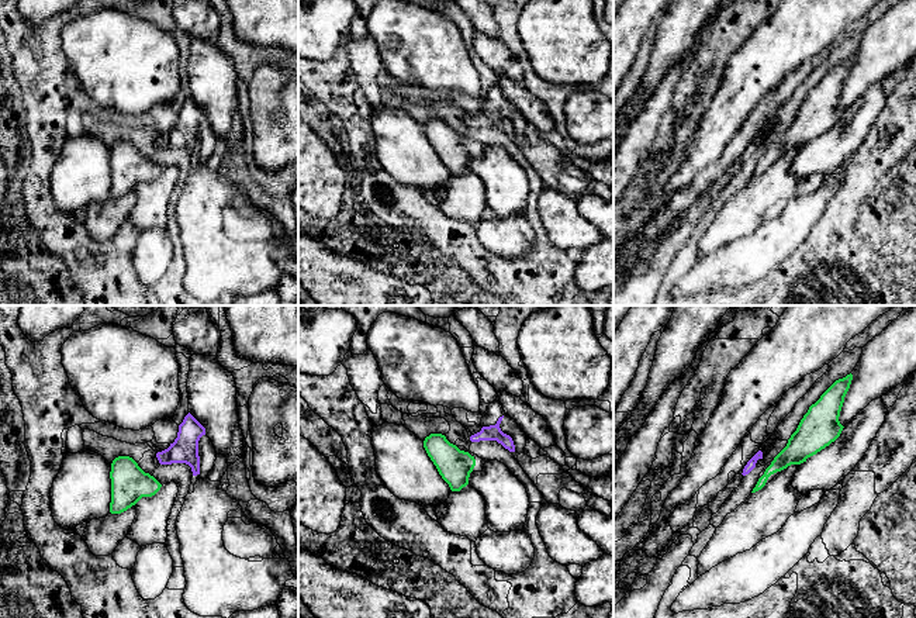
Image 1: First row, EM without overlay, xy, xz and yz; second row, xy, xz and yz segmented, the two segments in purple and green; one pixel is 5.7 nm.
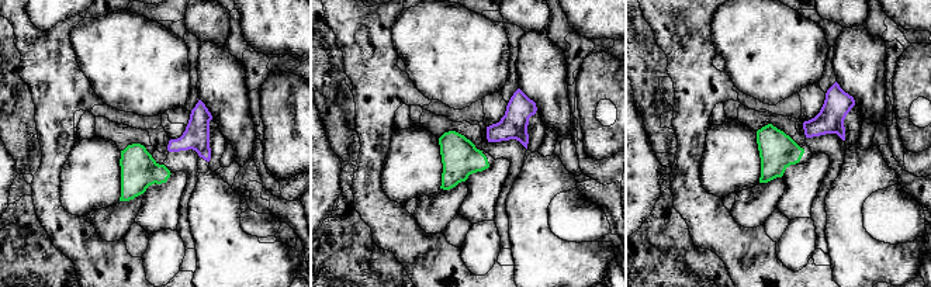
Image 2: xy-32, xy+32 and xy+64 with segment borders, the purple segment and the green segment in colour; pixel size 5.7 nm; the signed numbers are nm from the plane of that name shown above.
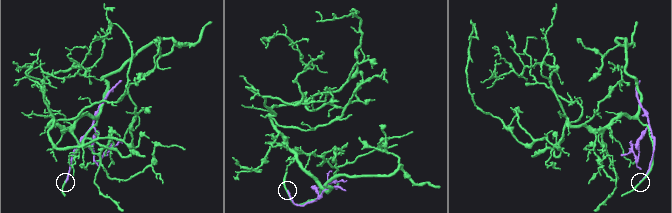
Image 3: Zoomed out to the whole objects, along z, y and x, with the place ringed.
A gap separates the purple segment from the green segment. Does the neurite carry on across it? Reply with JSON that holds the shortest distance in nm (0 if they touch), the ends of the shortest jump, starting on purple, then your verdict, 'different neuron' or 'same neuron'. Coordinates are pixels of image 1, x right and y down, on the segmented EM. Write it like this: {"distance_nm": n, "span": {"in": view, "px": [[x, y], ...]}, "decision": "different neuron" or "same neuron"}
{"distance_nm": 60, "span": {"in": "yz", "px": [[761, 458], [771, 462]]}, "decision": "different neuron"}

